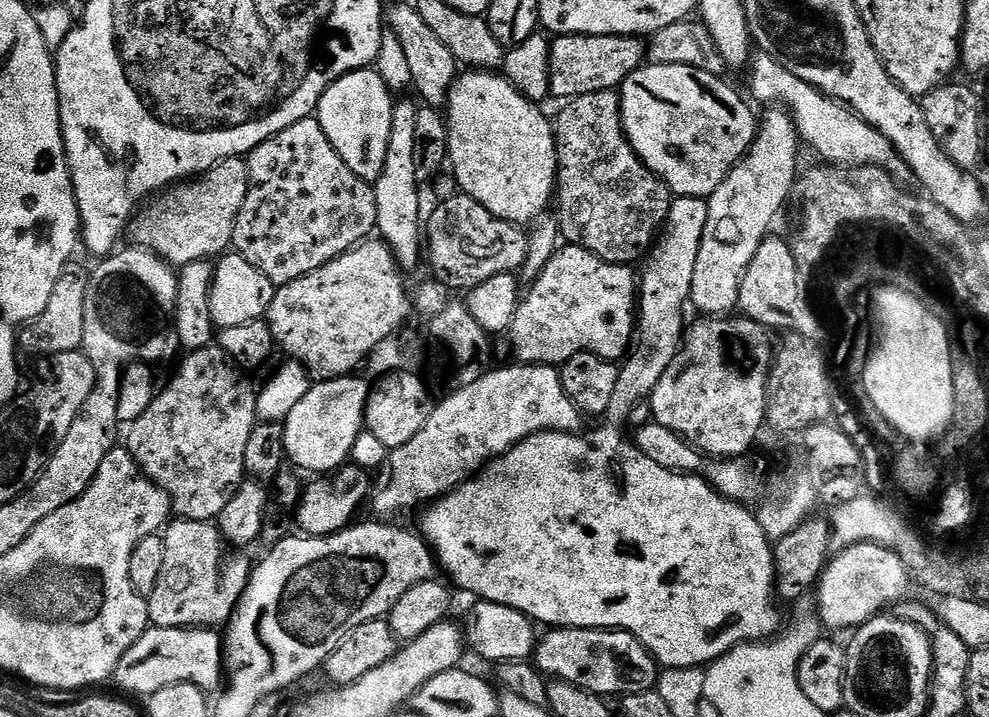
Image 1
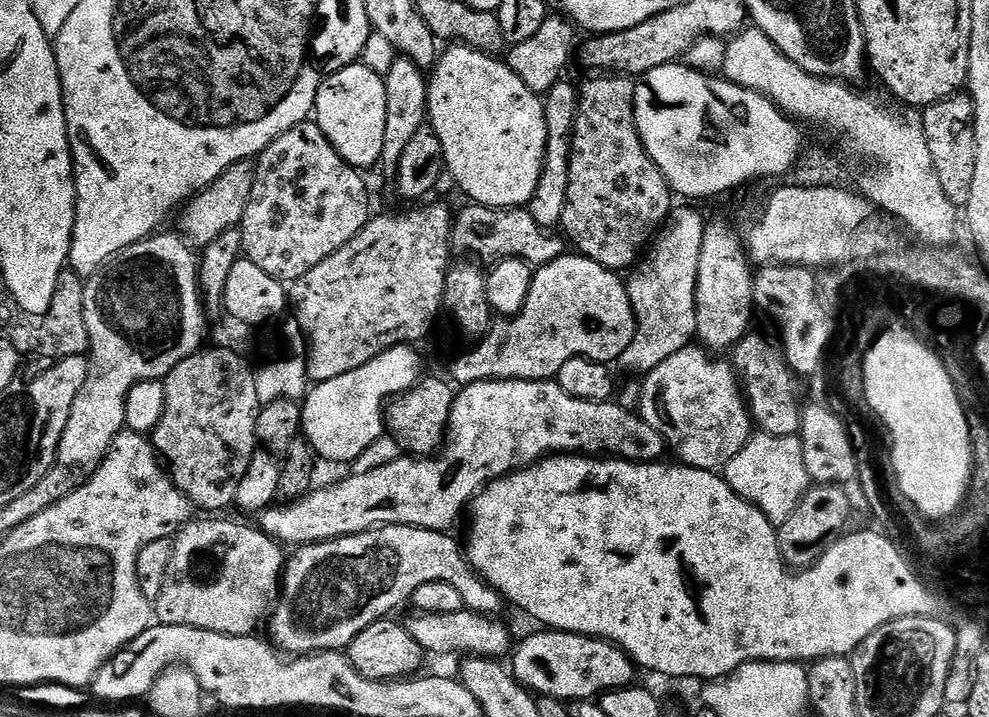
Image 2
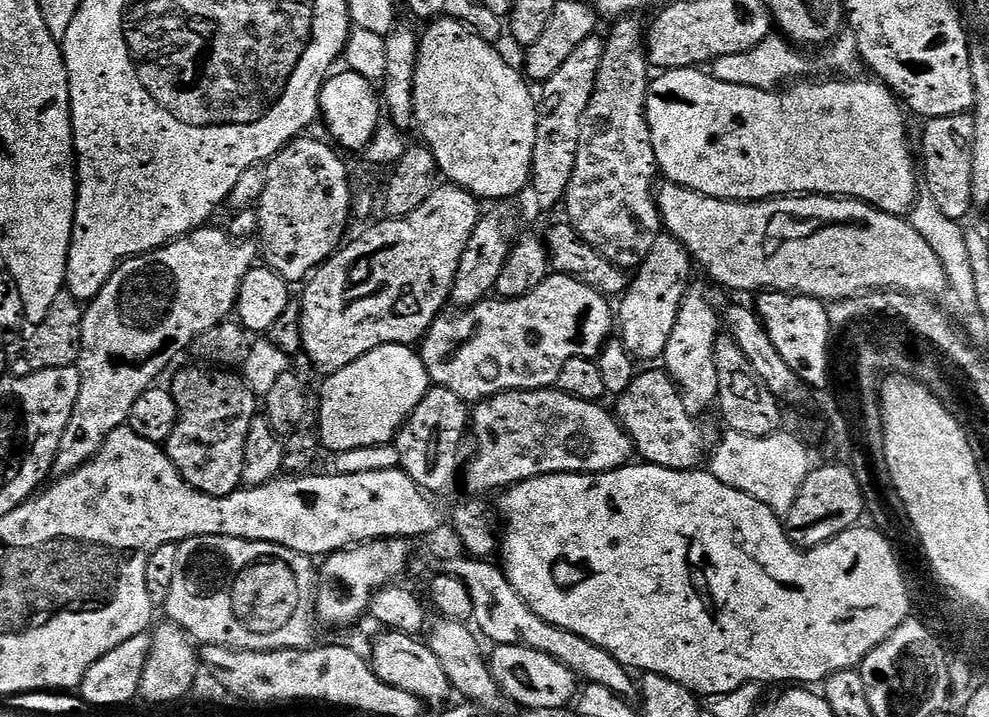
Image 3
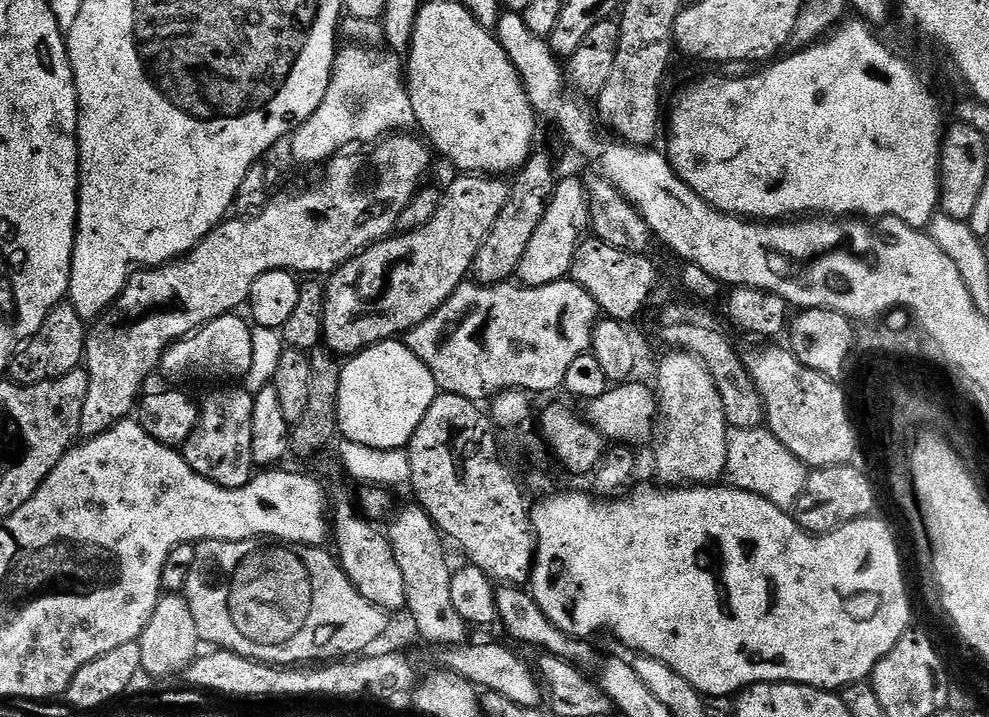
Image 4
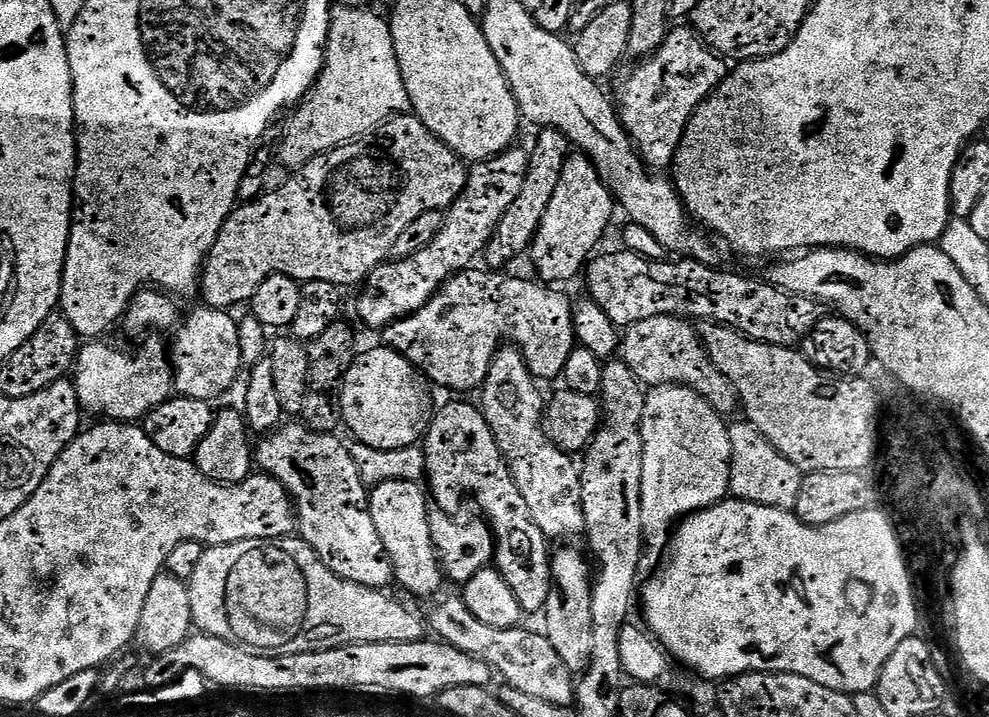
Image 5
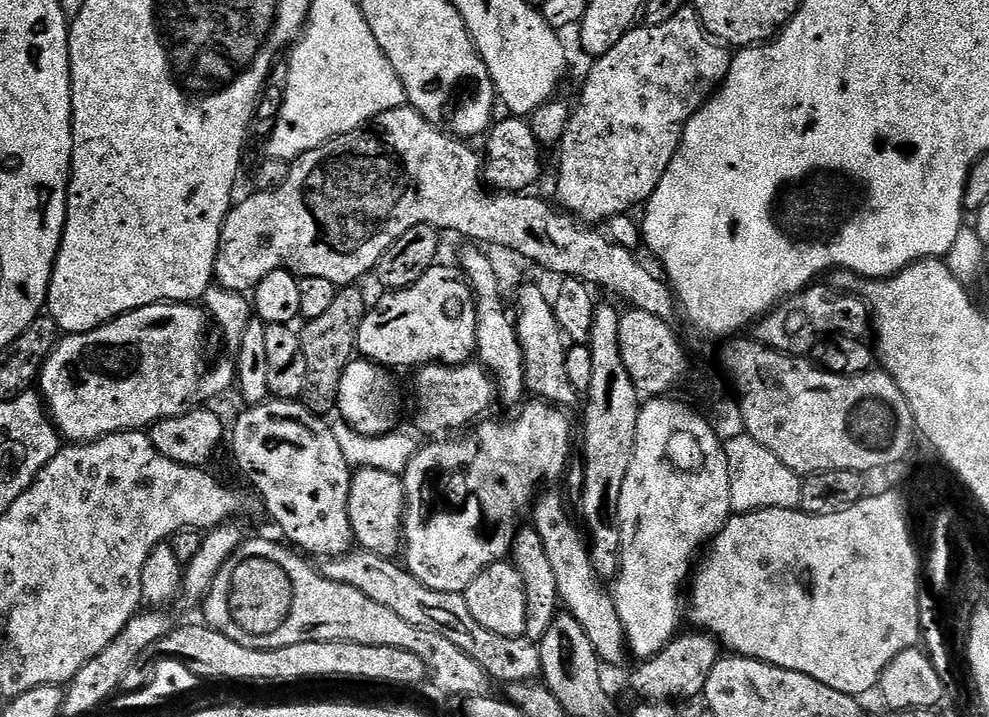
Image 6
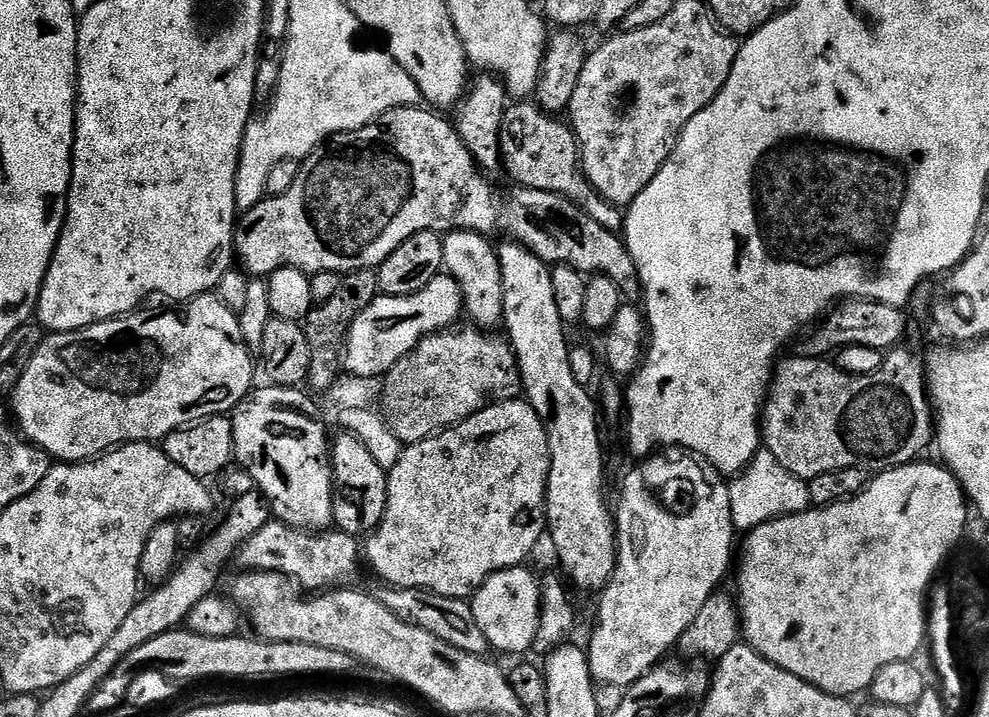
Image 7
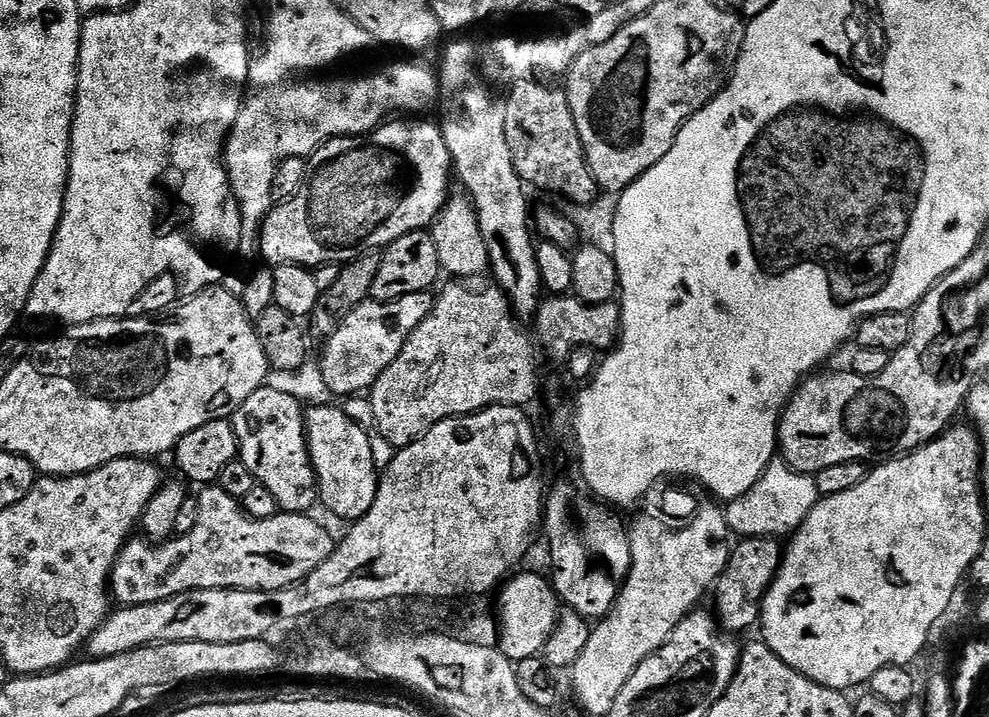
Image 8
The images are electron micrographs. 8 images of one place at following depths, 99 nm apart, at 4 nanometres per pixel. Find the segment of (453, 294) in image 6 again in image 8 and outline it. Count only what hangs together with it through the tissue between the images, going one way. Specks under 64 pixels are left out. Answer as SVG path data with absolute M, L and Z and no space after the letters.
M431 291L418 294L406 294L406 298L398 298L383 304L374 299L367 299L357 306L338 330L327 337L324 357L318 360L318 365L333 397L349 398L364 394L376 383L386 366L398 358L406 338L428 317L434 296Z

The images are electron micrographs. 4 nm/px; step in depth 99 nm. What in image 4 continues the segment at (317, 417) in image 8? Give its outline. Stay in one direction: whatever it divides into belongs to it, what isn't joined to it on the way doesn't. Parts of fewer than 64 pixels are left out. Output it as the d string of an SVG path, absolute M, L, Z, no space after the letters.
M409 502L397 514L396 521L386 528L386 535L394 550L398 570L402 570L406 612L412 615L417 634L428 644L463 645L470 628L460 617L458 610L454 610L454 602L450 598L454 568L453 565L448 565L448 556L444 553L446 540L440 529L428 517L424 508L415 502Z

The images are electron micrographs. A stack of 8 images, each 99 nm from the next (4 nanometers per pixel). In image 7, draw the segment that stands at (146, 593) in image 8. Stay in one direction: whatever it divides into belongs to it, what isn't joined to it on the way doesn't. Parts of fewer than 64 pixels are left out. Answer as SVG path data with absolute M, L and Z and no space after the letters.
M273 518L254 538L244 543L238 553L241 569L253 572L277 572L291 578L301 589L304 590L328 590L339 580L348 580L356 572L356 567L362 564L362 544L359 539L339 530L305 530L295 528L289 524Z

